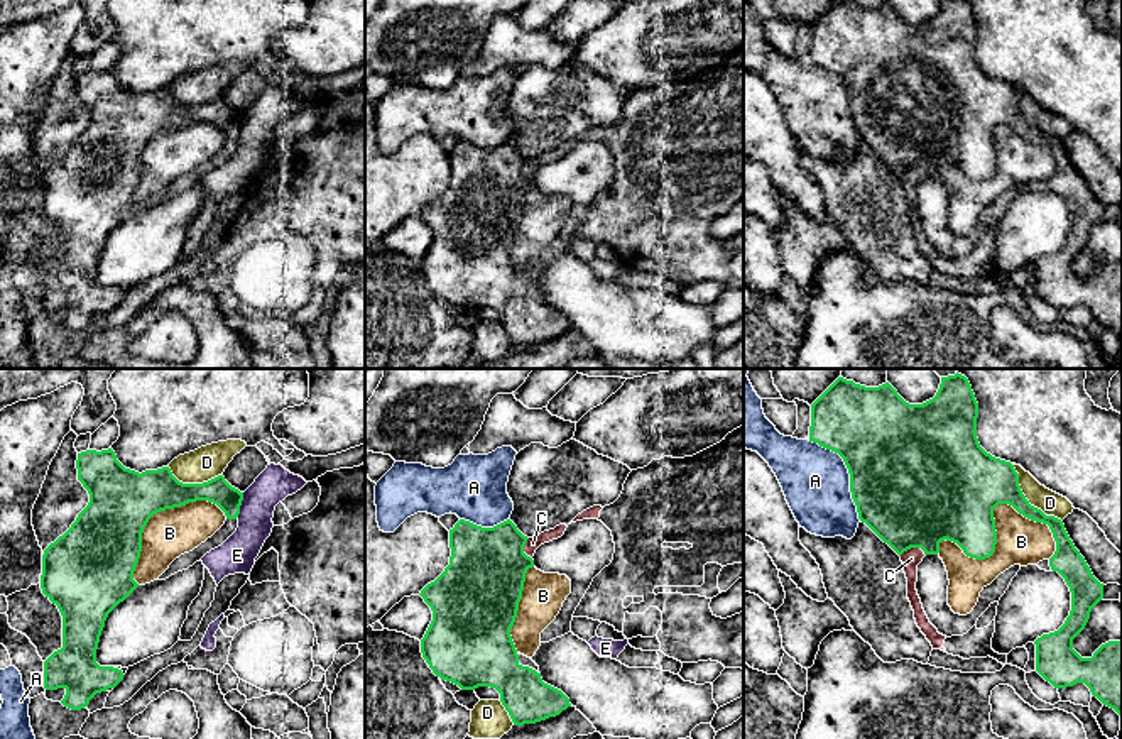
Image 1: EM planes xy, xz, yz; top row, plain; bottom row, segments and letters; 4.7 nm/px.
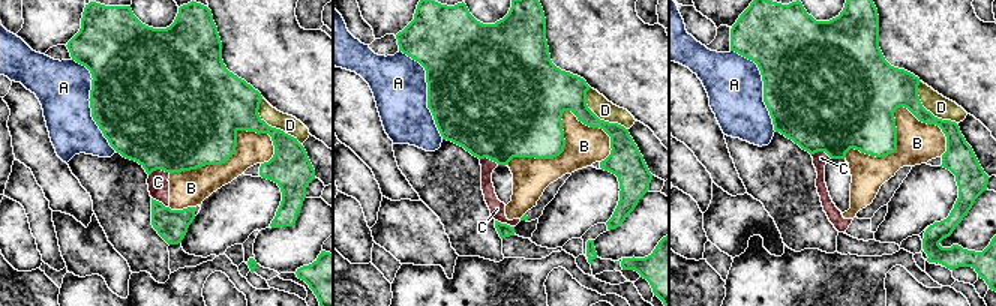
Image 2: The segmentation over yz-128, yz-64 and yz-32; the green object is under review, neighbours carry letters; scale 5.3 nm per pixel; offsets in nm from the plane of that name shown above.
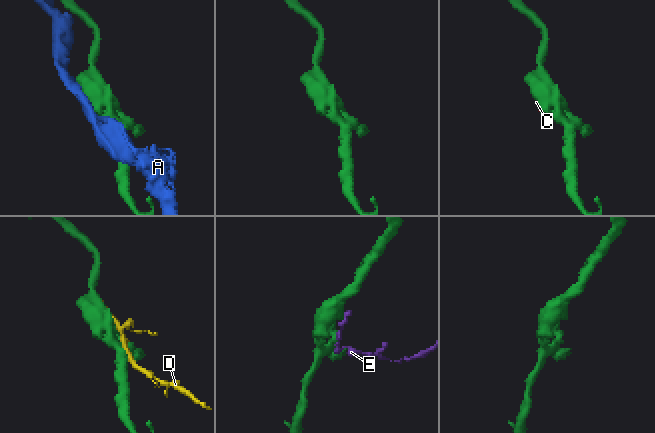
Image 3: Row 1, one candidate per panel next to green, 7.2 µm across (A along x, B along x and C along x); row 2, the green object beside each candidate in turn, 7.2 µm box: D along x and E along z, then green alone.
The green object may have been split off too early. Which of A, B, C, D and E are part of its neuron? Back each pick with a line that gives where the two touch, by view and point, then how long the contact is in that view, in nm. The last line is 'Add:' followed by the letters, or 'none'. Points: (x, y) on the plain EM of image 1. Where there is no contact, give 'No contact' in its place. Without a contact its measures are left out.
Add: none

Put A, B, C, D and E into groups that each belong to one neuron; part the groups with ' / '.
A / B C / D / E

